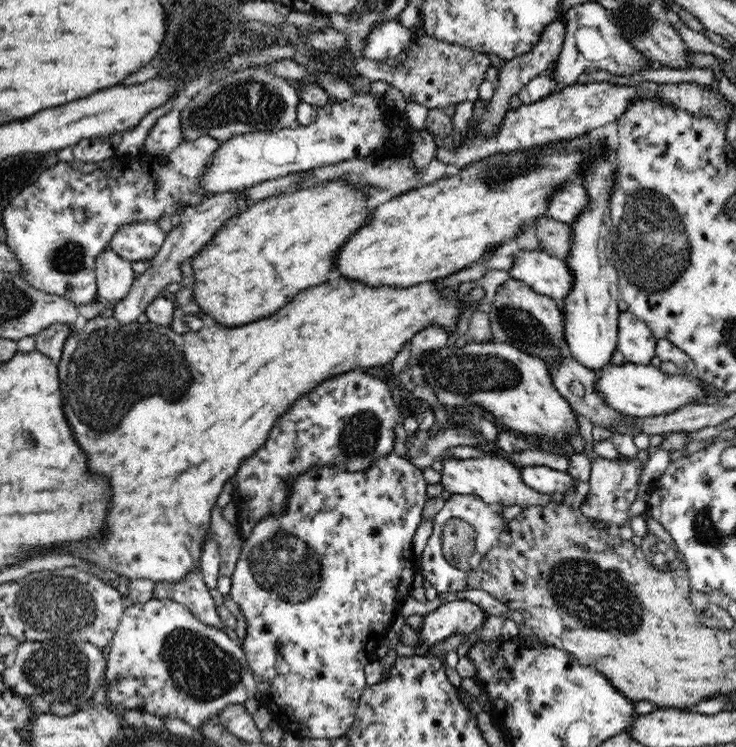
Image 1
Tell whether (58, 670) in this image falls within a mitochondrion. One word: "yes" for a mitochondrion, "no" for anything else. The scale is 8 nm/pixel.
yes

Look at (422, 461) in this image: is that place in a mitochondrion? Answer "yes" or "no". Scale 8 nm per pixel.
no

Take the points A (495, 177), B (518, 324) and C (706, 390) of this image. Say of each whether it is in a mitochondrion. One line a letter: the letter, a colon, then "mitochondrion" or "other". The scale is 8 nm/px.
A: mitochondrion
B: mitochondrion
C: other

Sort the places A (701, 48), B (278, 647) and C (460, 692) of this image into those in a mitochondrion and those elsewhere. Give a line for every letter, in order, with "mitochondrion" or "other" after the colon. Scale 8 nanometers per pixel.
A: other
B: other
C: other

